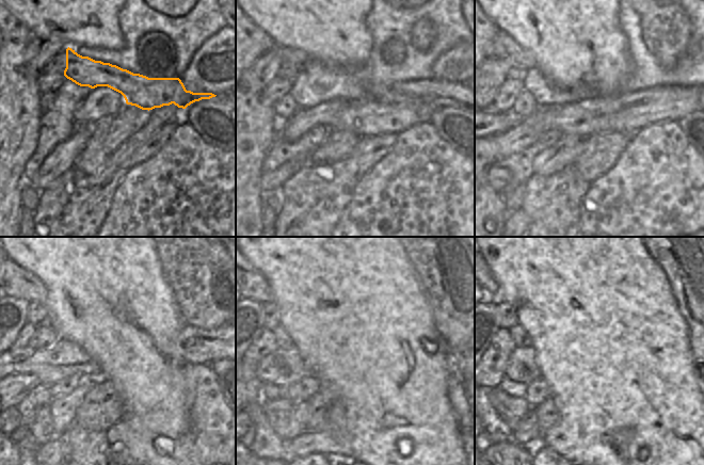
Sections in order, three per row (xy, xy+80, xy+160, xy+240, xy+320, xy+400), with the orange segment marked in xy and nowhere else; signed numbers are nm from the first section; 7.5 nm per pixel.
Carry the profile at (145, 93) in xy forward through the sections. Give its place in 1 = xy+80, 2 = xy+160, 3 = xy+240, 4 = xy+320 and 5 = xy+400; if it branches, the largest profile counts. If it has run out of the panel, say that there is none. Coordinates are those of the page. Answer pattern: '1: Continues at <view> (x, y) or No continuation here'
1: Continues at xy+80 (436, 93)
2: Continues at xy+160 (504, 47)
3: Continues at xy+240 (18, 283)
4: Continues at xy+320 (257, 288)
5: Continues at xy+400 (496, 288).

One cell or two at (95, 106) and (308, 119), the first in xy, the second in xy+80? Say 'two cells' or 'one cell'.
one cell

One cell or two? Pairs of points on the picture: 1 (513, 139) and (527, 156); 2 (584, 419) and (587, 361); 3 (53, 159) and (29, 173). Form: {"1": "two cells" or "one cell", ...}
{"1": "two cells", "2": "one cell", "3": "two cells"}

